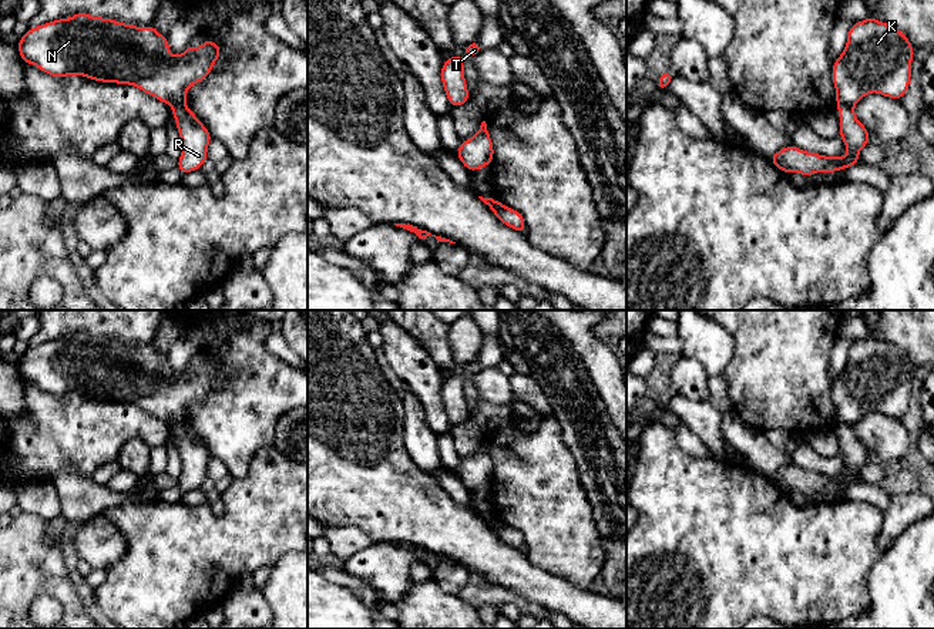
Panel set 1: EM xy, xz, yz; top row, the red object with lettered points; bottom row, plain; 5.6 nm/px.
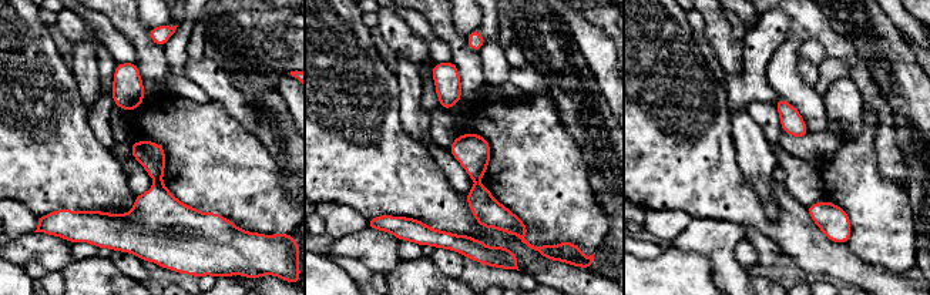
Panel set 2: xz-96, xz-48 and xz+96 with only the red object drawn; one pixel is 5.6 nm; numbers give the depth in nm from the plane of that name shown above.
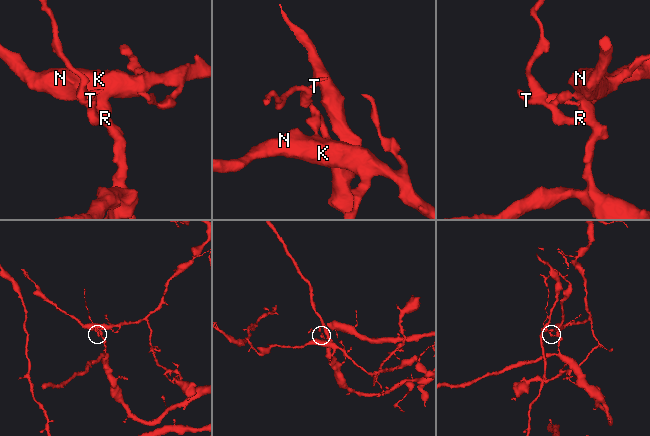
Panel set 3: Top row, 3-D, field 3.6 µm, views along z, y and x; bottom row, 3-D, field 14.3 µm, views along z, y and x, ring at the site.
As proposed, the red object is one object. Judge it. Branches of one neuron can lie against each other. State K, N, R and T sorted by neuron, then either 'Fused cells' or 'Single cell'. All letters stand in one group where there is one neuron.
Groups: K N / R T. Fused cells

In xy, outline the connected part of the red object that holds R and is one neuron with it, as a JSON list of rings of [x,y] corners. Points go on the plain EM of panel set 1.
[[[185,421],[174,424],[172,434],[182,461],[182,472],[177,487],[182,492],[194,491],[208,478],[206,467],[212,455]]]

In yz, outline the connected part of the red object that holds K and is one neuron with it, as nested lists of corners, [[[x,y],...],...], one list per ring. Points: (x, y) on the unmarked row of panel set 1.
[[[871,334],[854,342],[847,352],[844,370],[831,387],[836,421],[854,424],[870,411],[901,418],[910,406],[913,377],[914,366],[898,347]]]

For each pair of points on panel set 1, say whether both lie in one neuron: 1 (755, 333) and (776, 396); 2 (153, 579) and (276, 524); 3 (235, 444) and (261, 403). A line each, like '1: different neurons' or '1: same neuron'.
1: same neuron
2: same neuron
3: same neuron

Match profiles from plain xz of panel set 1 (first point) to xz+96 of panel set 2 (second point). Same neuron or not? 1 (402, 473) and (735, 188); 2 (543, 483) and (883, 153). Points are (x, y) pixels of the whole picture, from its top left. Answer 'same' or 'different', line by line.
1: same
2: different

